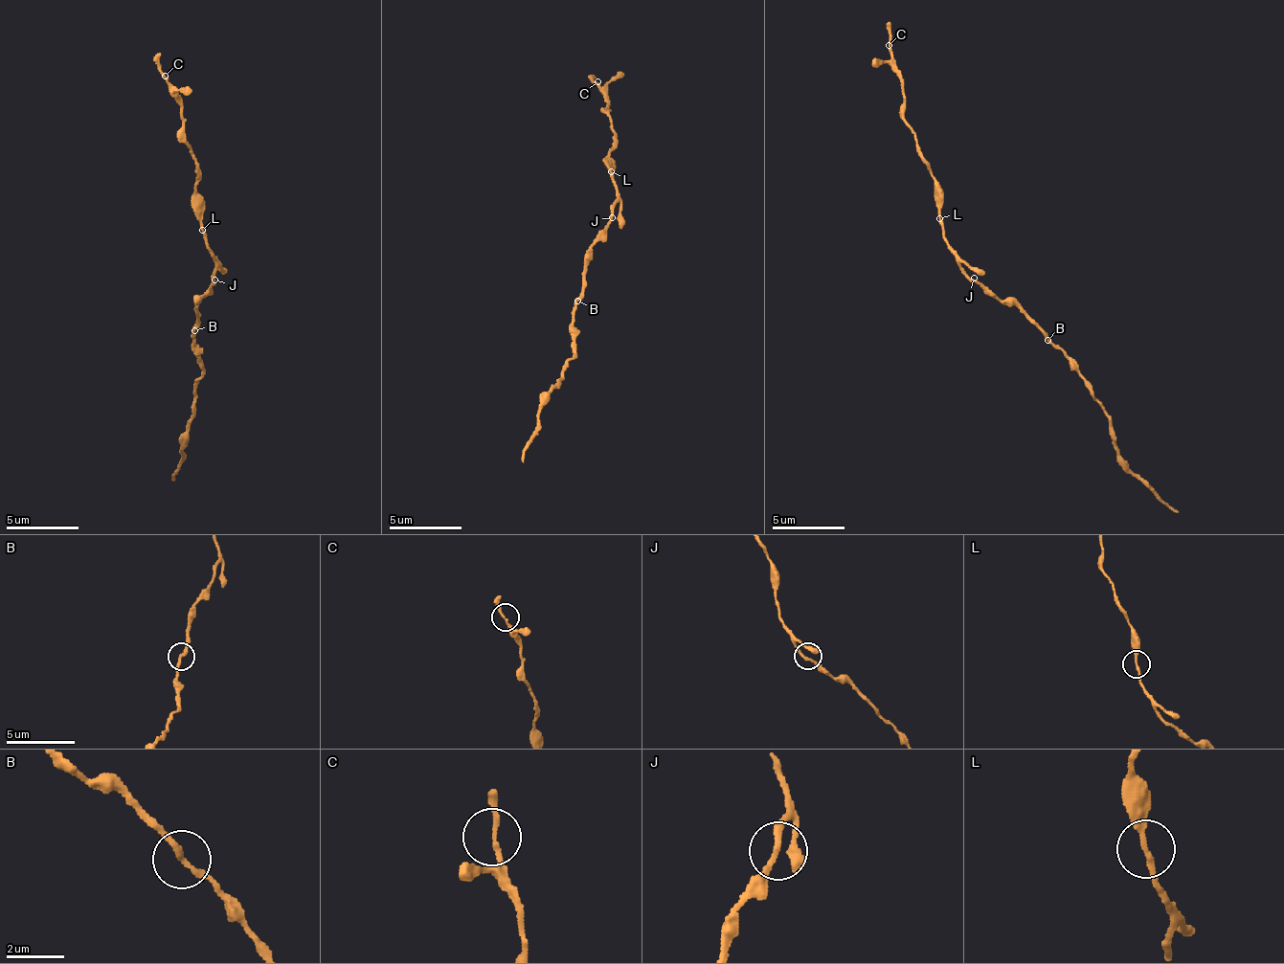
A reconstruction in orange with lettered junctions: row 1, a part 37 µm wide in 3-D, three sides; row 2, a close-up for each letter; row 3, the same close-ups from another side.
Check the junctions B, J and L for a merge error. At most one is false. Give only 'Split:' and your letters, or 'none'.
Split: none

